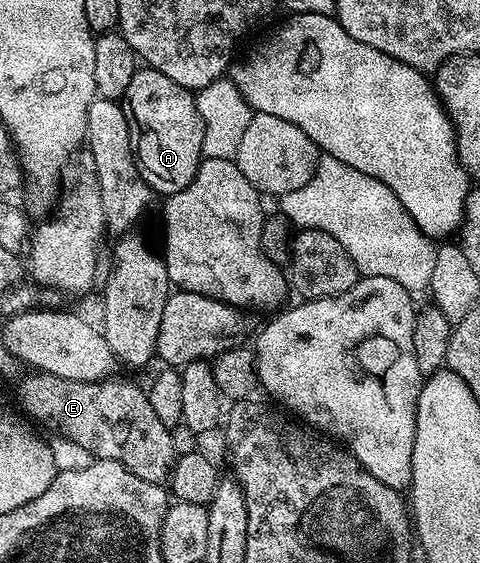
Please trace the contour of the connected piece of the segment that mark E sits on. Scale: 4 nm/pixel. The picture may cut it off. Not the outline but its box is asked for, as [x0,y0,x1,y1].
[16,371,175,484]

